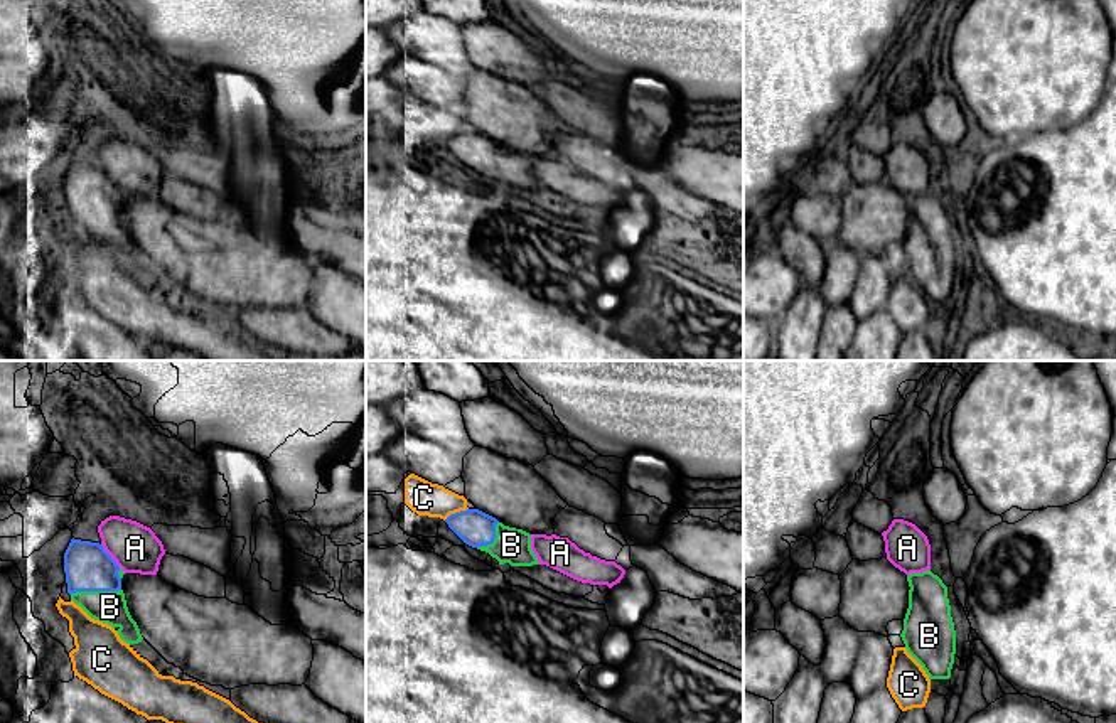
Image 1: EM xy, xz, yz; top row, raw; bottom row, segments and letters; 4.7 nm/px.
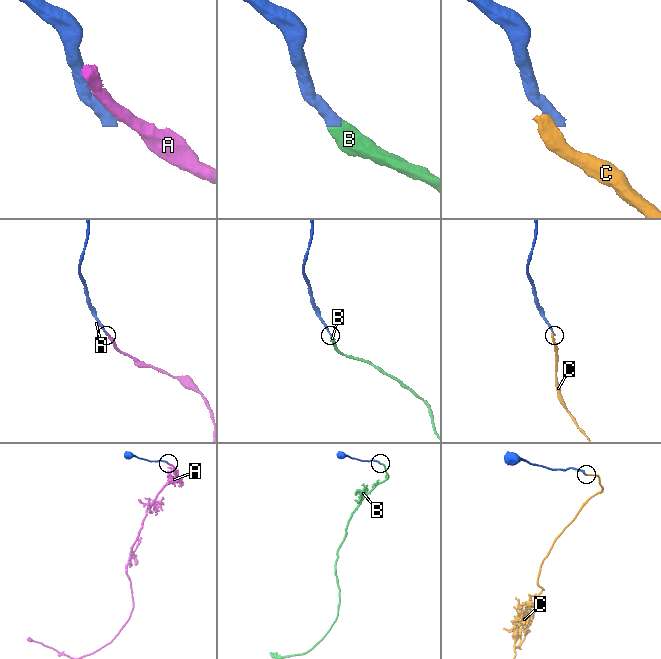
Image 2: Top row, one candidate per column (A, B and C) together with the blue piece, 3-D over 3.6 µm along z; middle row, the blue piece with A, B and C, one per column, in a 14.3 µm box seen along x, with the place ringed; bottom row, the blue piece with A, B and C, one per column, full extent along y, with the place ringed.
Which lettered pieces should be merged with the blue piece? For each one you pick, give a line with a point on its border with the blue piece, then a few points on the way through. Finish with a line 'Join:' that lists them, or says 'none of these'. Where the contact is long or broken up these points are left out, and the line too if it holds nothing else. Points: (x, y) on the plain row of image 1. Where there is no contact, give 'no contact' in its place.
B: xy (95, 213) | across xy (88, 189), (95, 213), (110, 230)
Join: B

